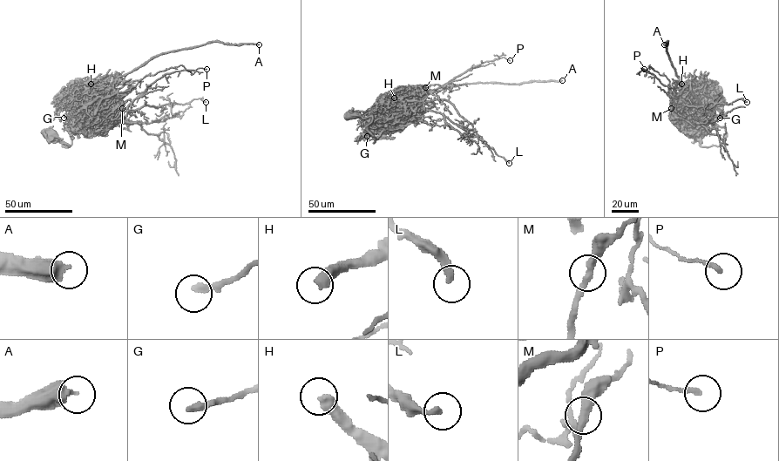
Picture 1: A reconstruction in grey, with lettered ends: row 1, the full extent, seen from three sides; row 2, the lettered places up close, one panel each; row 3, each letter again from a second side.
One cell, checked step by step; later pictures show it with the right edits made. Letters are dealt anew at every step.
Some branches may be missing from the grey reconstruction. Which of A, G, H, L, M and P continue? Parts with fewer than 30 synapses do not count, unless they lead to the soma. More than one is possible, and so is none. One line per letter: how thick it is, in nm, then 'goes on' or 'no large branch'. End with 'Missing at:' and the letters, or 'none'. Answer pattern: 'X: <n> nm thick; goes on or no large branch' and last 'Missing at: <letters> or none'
A: 550 nm thick; goes on
G: 280 nm thick; no large branch
H: 480 nm thick; goes on
L: 240 nm thick; no large branch
M: 300 nm thick; no large branch
P: 190 nm thick; no large branch
Missing at: A, H

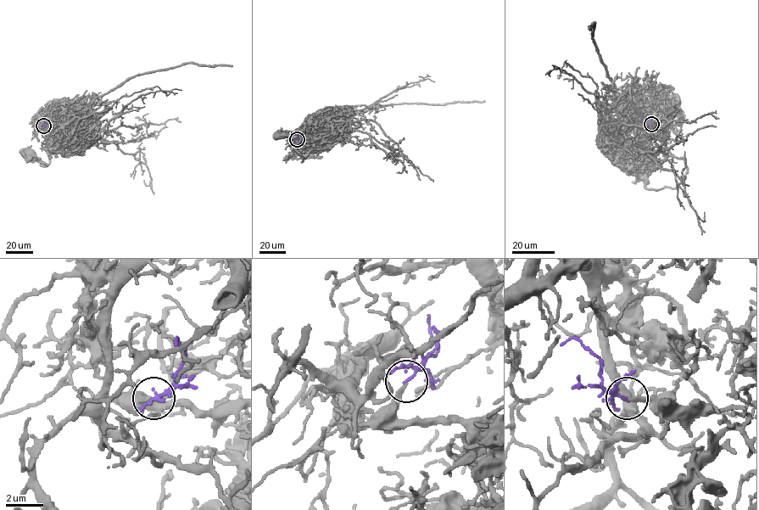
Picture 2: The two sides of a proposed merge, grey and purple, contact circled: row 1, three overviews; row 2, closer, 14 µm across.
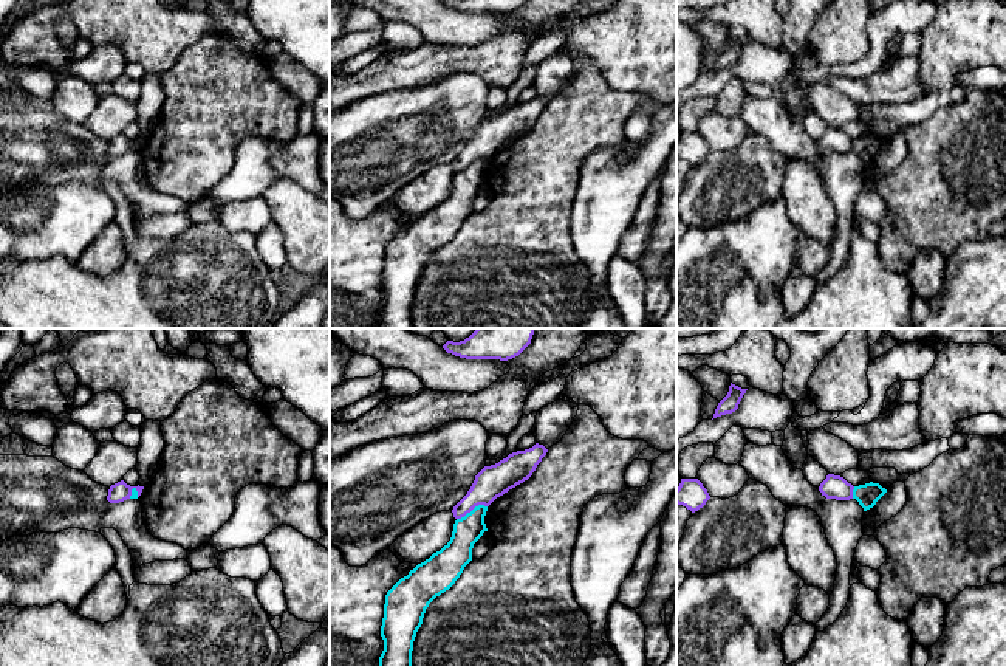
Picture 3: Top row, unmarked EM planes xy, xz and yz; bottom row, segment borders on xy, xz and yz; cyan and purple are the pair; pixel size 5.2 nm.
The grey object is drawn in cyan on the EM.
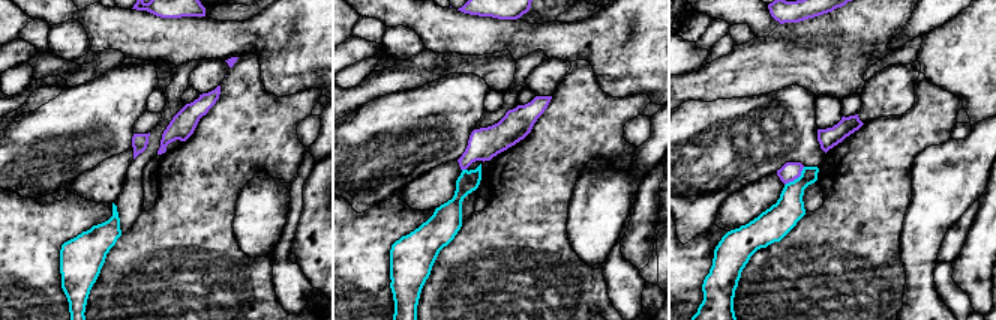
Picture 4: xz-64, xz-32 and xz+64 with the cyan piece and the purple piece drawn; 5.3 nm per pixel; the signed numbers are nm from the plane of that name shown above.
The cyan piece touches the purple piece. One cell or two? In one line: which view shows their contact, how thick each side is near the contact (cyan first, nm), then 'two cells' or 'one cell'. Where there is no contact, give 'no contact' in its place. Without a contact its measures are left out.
contact in xz; calibres 150 and 170 nm; two cells

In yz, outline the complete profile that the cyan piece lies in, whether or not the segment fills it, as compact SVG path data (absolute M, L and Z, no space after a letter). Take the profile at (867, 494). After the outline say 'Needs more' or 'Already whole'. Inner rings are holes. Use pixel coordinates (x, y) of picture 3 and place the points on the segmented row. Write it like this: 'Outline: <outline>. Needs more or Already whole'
Outline: M865 483L854 486L853 489L853 499L859 502L859 505L864 508L864 511L873 508L876 502L887 493L885 488L882 488L879 483Z. Already whole

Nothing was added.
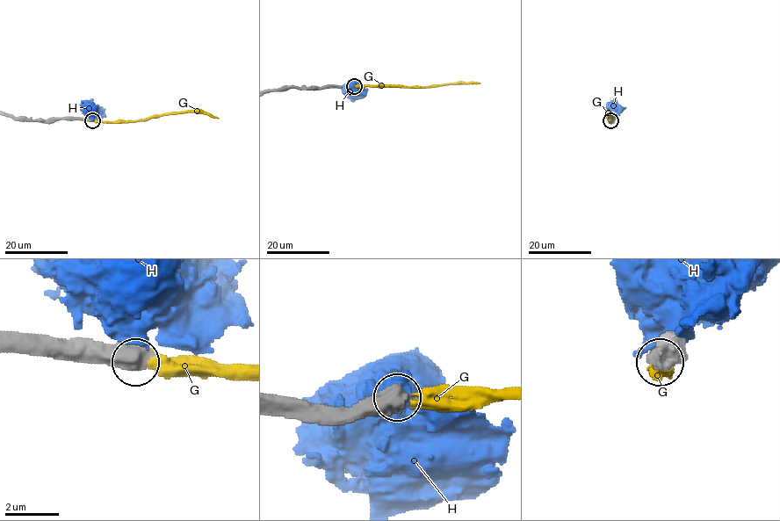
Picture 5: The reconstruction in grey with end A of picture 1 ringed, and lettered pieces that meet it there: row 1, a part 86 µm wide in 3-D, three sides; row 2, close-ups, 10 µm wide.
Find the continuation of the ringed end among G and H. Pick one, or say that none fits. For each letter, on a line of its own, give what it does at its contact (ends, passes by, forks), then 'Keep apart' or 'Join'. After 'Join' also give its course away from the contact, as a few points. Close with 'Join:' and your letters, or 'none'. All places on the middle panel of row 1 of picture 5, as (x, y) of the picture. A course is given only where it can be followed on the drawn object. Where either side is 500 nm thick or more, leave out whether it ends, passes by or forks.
G: Keep apart
H: Keep apart
Join: none

